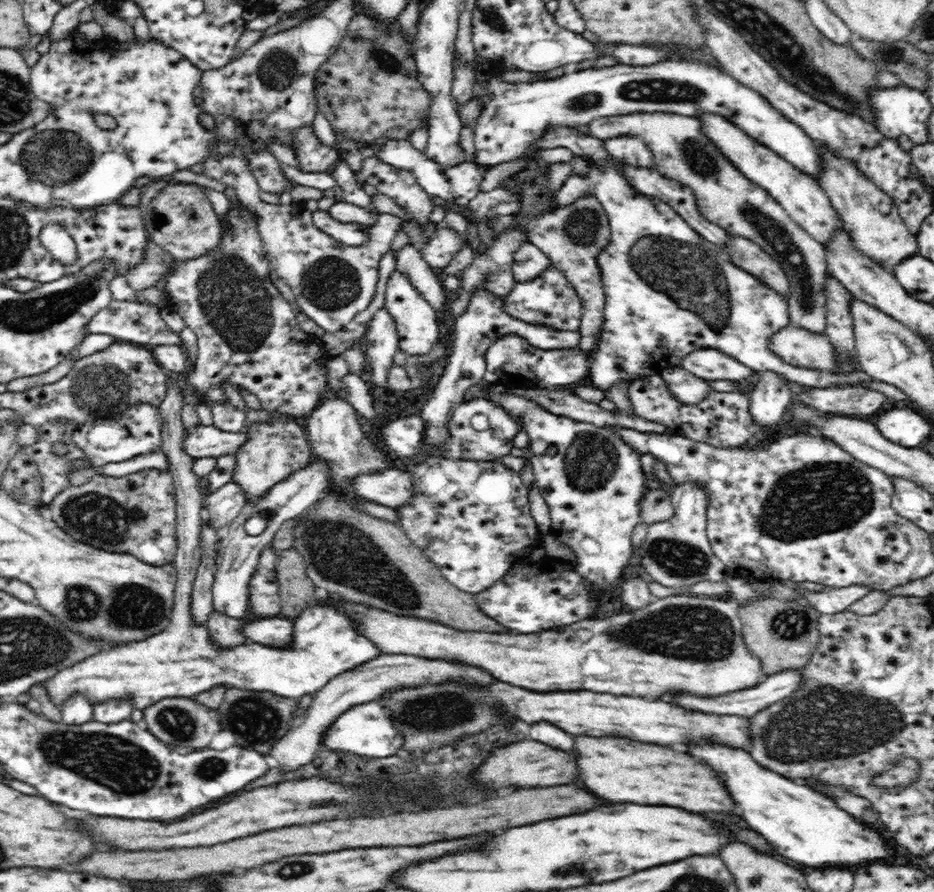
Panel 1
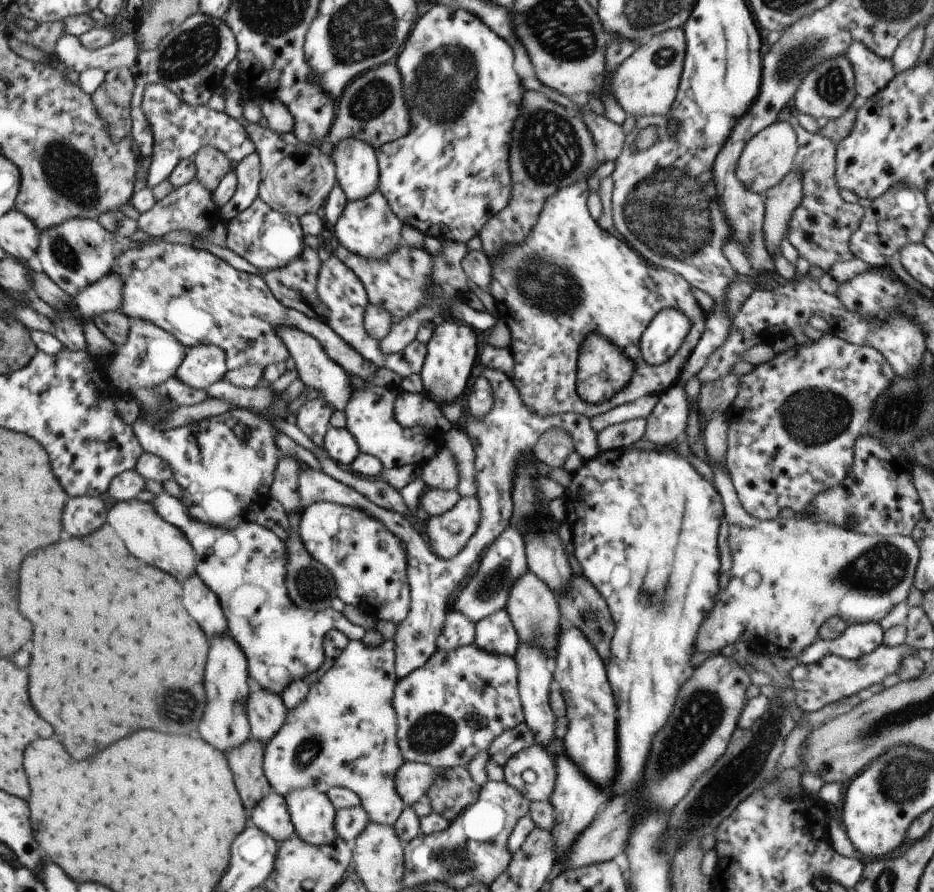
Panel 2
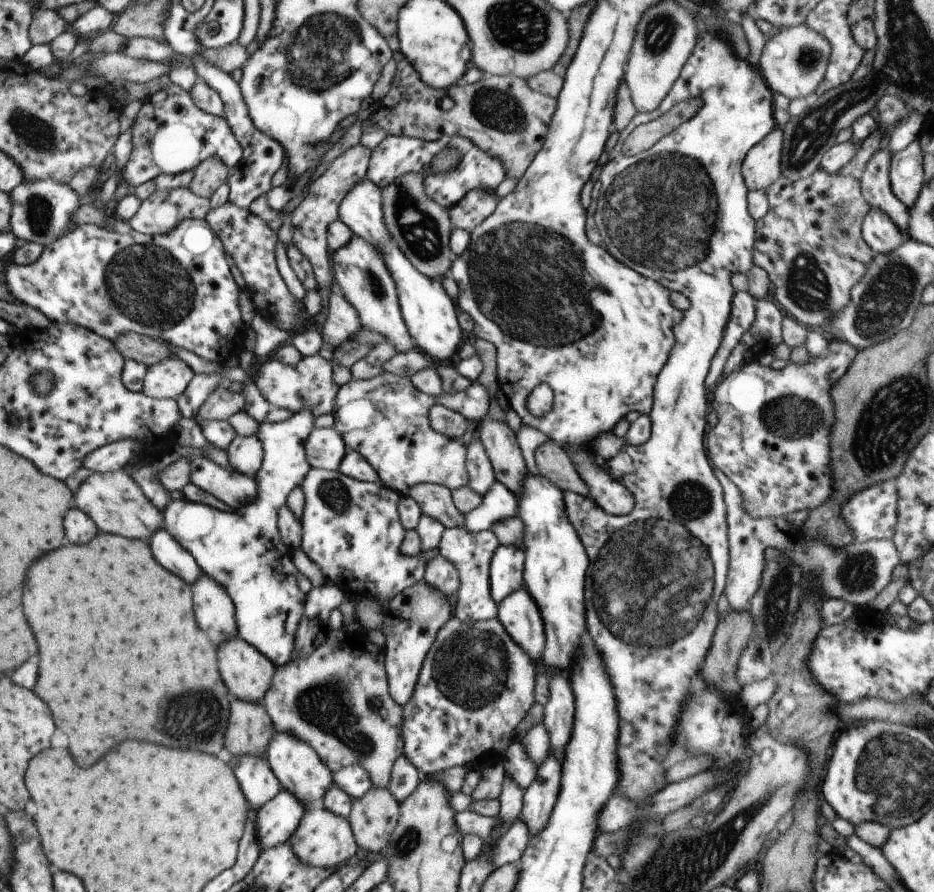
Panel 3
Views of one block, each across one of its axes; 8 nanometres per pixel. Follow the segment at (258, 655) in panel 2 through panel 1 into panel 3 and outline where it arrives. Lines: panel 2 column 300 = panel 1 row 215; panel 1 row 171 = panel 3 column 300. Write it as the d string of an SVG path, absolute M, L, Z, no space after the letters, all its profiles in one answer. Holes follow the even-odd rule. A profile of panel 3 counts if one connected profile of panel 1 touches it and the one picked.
M303 406L299 412L294 412L284 421L277 423L259 423L257 426L257 440L262 446L262 461L259 470L253 477L257 486L256 499L244 507L234 511L223 512L213 506L181 499L171 501L163 510L163 530L191 554L197 566L205 576L215 580L228 593L236 608L237 635L247 644L262 654L276 667L291 660L293 640L298 623L303 614L305 593L297 586L299 572L291 562L290 549L281 542L277 530L277 510L285 504L287 494L301 484L310 466L305 460L303 442L307 440L309 432L314 427L314 416L311 408Z

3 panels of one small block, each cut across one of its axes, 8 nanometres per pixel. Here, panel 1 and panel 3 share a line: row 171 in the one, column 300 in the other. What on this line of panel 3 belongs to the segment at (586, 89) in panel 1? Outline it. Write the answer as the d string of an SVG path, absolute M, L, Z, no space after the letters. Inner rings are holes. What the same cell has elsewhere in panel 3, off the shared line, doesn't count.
M310 468L305 474L305 478L301 481L299 485L301 490L303 490L304 503L302 514L300 516L300 549L305 553L305 556L317 564L319 570L321 570L324 577L331 582L333 585L337 585L342 590L347 590L355 586L359 586L363 596L365 598L374 598L381 600L383 605L386 605L393 596L397 596L399 592L403 591L404 588L419 582L423 578L424 566L426 565L425 560L415 554L415 556L405 556L399 552L399 547L401 542L403 542L404 537L404 528L399 522L398 512L397 512L397 502L401 496L396 493L394 490L387 488L381 482L367 482L367 481L358 481L341 474L339 471L328 471L325 469L319 468ZM279 789L277 796L256 809L255 836L259 850L287 843L303 816L305 806L287 790Z

